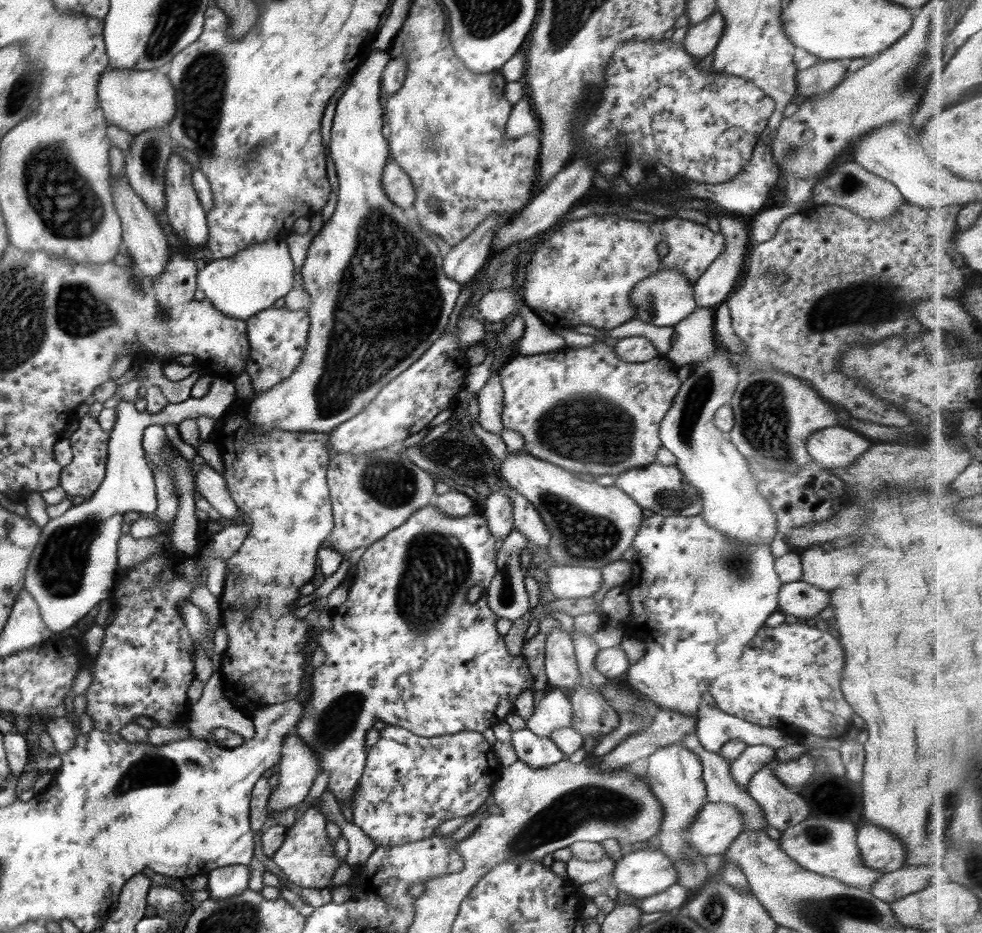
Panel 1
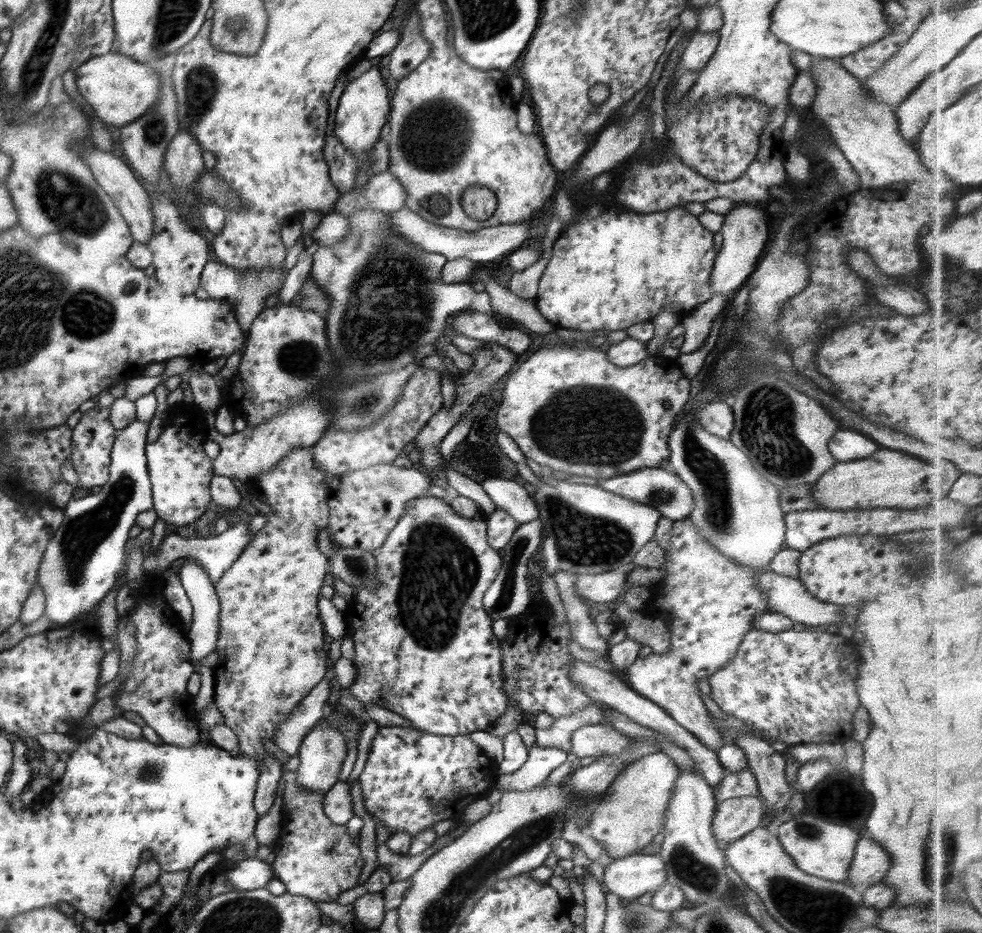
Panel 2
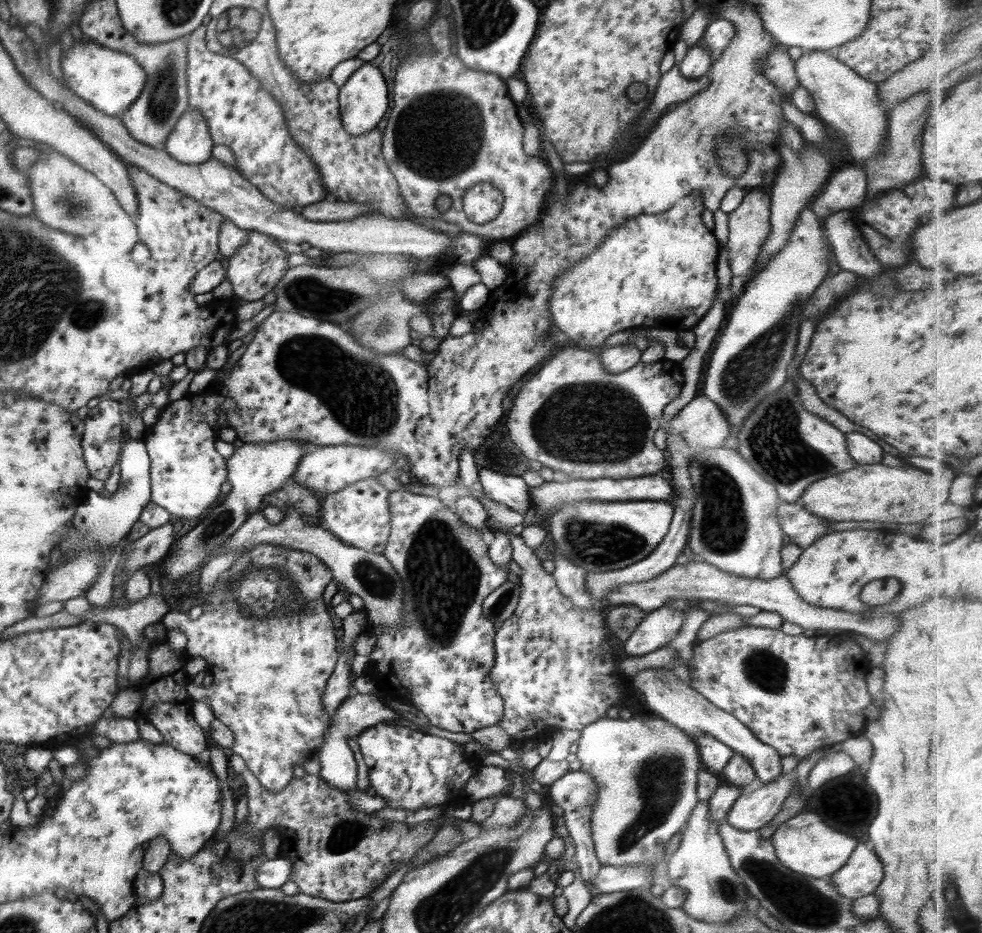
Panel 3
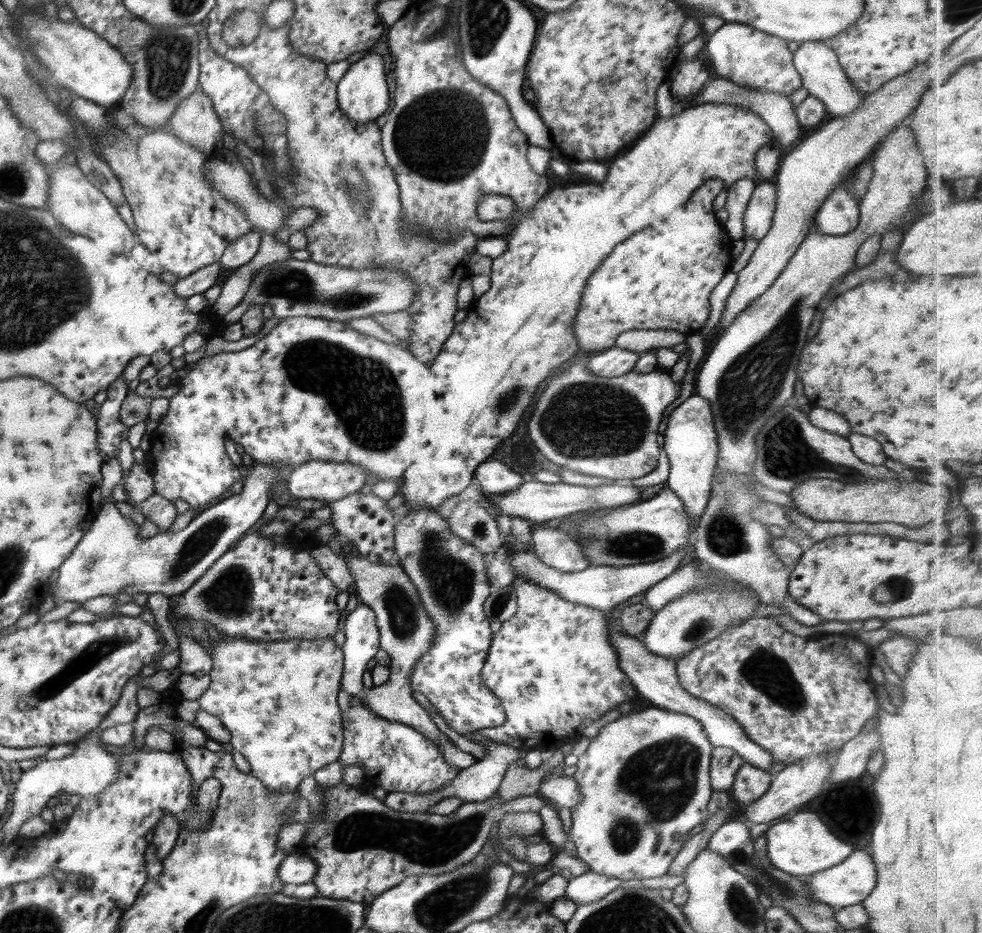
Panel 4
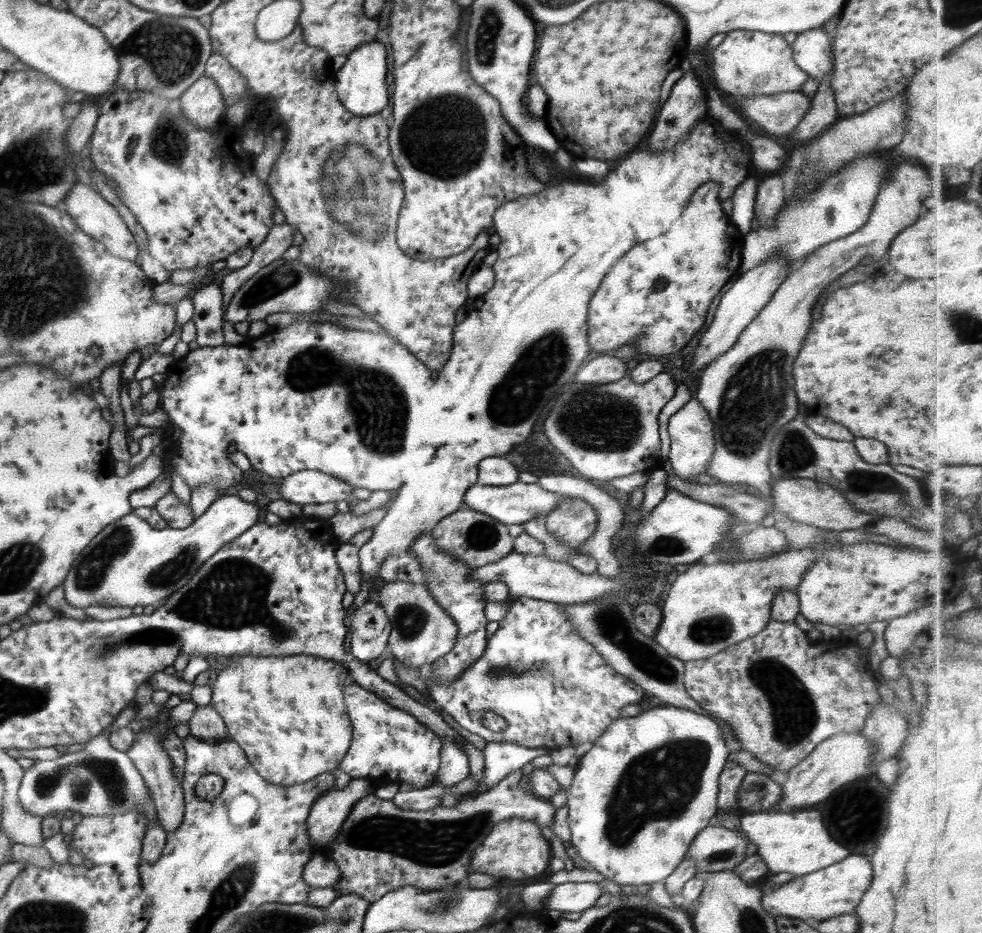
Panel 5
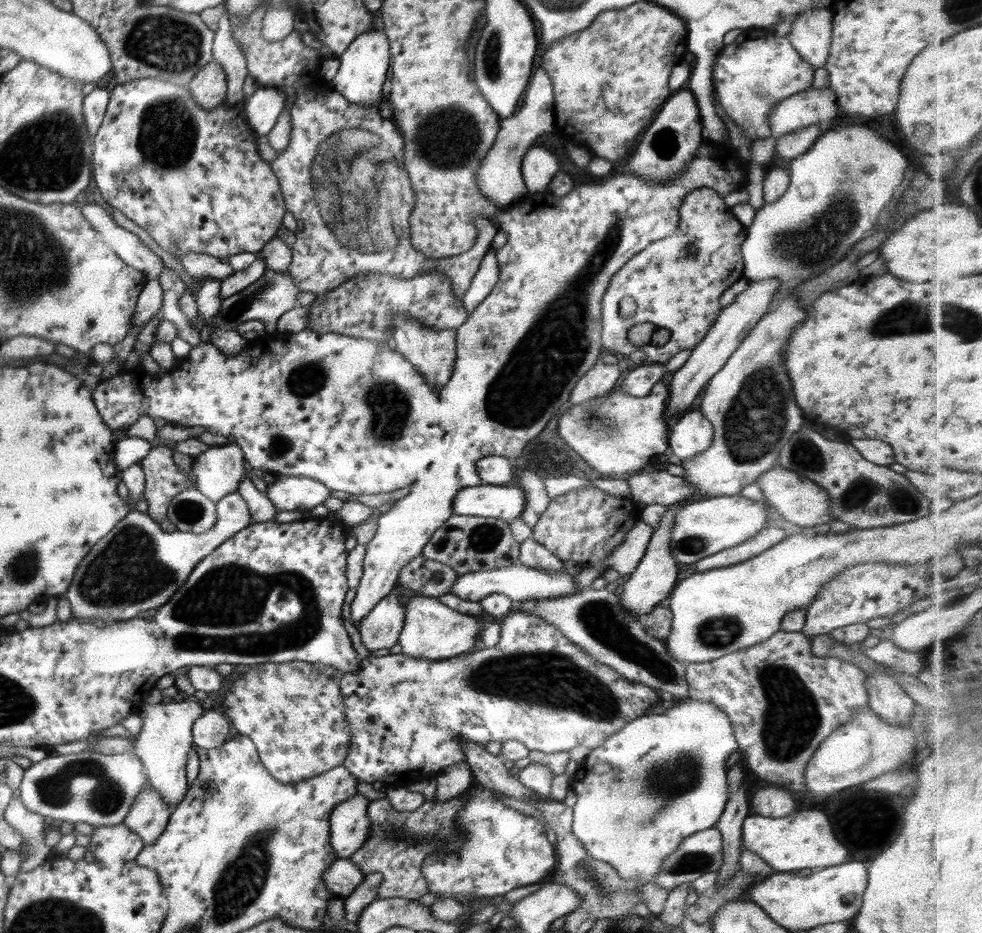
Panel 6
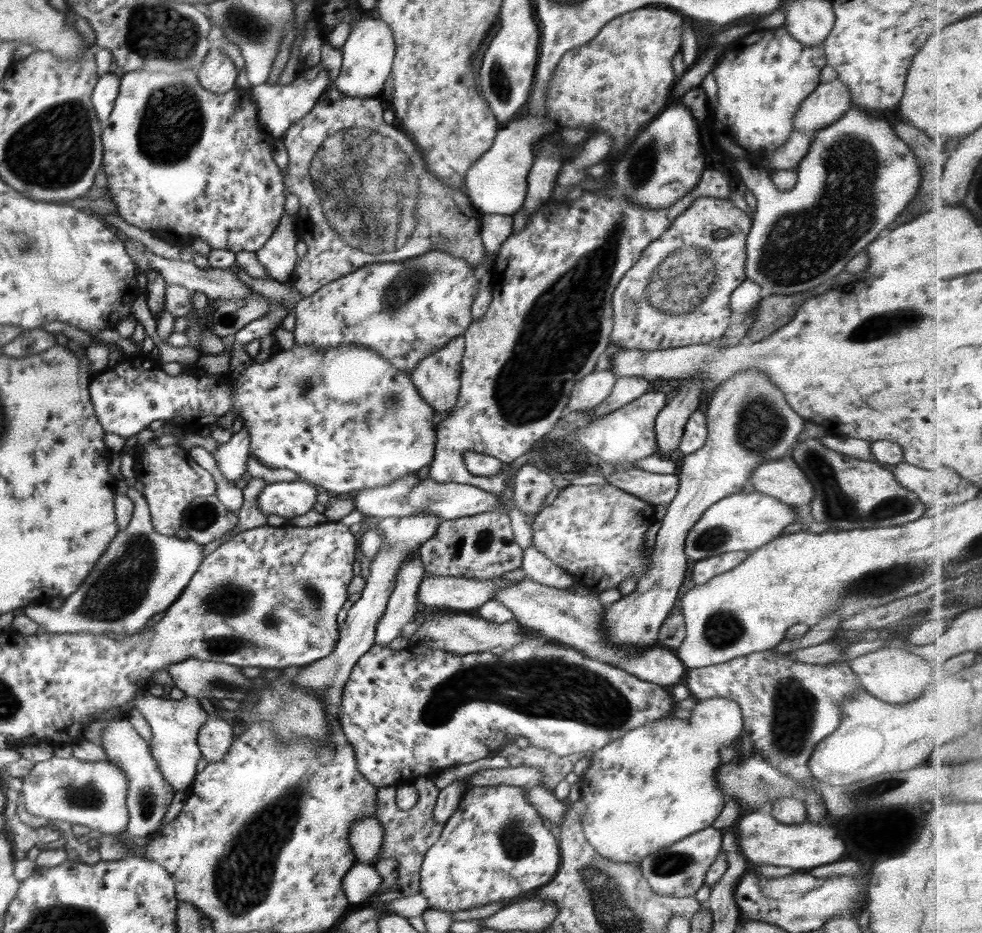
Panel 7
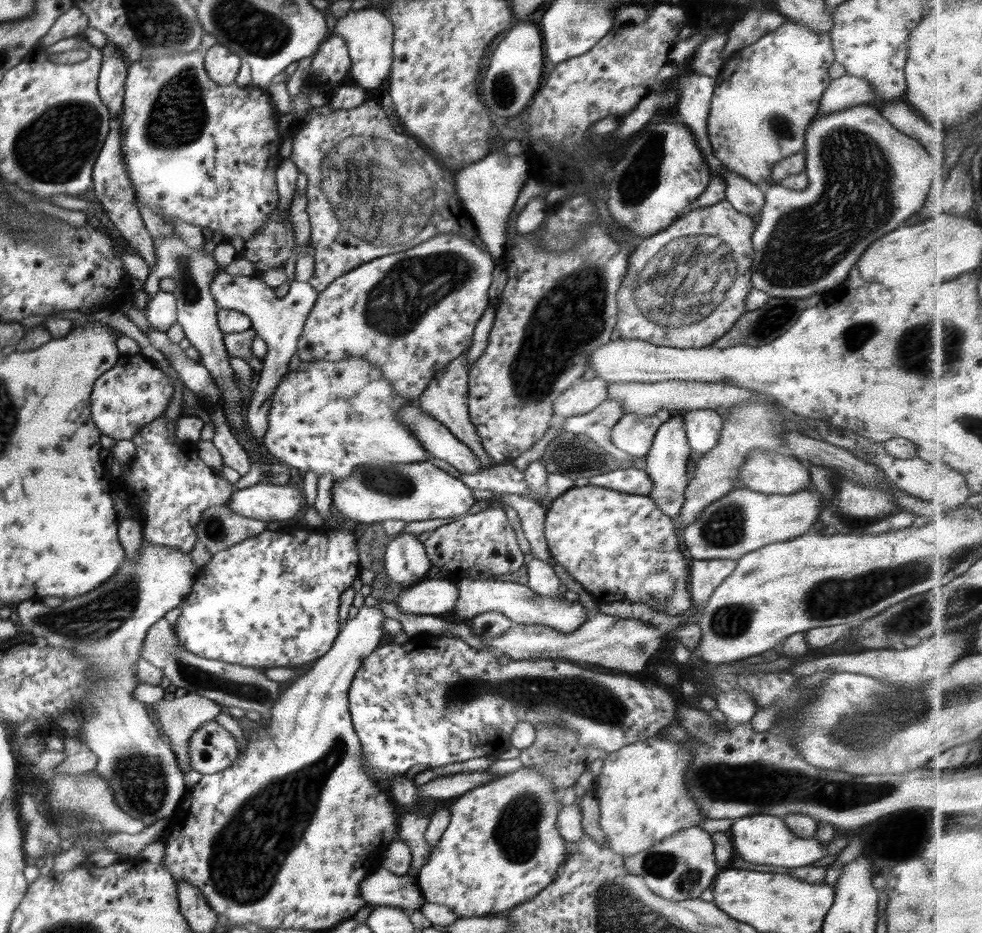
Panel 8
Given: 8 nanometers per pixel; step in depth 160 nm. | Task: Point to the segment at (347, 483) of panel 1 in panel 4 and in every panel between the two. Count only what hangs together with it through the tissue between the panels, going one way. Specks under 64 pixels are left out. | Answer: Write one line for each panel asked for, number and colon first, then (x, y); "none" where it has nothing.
2: (364, 505)
3: (358, 515)
4: (366, 520)

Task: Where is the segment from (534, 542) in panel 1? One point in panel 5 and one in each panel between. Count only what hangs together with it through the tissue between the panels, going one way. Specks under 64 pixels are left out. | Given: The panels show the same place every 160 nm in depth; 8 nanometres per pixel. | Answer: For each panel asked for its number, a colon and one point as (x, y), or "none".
2: (508, 495)
3: (512, 491)
4: (495, 478)
5: (495, 471)

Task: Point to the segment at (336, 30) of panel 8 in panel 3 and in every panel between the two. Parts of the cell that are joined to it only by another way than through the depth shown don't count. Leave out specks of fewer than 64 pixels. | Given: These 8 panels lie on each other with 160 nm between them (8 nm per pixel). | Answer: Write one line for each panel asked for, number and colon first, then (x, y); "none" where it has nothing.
3: (363, 100)
4: (362, 93)
5: (360, 84)
6: (364, 64)
7: (368, 52)

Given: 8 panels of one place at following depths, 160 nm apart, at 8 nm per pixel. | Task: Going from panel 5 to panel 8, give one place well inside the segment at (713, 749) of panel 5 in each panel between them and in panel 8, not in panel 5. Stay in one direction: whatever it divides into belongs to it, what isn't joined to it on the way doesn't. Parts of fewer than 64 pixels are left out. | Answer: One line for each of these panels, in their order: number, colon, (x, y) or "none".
6: (661, 778)
7: (645, 791)
8: (641, 791)

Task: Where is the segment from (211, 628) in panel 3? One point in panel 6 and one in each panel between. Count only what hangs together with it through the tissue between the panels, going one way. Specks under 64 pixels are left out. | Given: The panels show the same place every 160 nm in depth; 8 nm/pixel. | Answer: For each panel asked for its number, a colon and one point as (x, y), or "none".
4: (277, 698)
5: (287, 713)
6: (293, 712)

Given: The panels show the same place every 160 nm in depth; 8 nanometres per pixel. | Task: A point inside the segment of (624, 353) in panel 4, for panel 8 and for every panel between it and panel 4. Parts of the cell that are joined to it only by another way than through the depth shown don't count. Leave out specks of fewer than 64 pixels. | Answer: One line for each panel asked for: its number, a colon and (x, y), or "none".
5: (600, 368)
6: (602, 377)
7: (588, 392)
8: (583, 396)

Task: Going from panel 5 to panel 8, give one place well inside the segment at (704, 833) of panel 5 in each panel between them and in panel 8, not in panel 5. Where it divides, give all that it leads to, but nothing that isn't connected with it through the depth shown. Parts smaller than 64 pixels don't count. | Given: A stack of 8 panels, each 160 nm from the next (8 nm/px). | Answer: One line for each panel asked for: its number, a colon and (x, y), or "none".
6: (700, 853)
7: (679, 870)
8: (680, 867)

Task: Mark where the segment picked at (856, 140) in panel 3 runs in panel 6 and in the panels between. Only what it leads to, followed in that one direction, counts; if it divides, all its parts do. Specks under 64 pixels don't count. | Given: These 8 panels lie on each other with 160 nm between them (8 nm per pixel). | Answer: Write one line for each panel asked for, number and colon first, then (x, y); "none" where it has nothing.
4: (822, 76)
5: (811, 50)
6: (810, 34)

